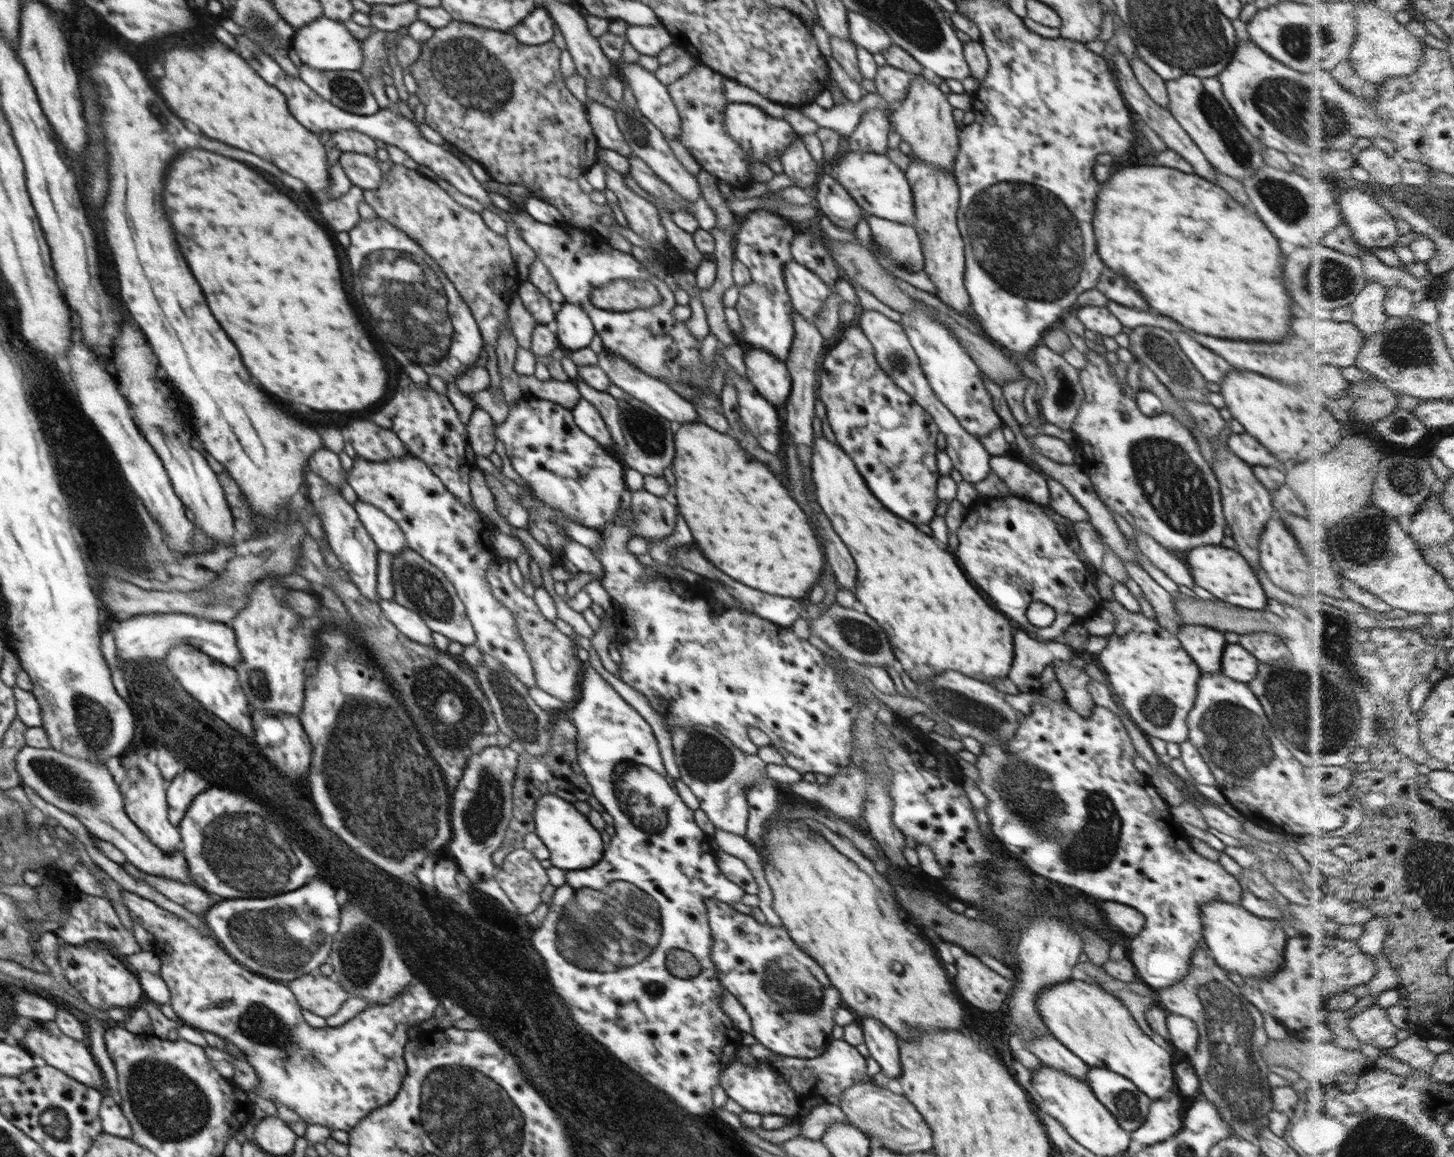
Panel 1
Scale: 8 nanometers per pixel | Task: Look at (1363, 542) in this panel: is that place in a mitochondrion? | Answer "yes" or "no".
yes

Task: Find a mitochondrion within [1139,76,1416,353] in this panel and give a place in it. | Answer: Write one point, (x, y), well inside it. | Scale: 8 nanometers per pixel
(1212, 109)

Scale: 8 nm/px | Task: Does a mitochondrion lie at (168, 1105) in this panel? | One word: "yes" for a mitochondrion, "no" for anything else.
yes

